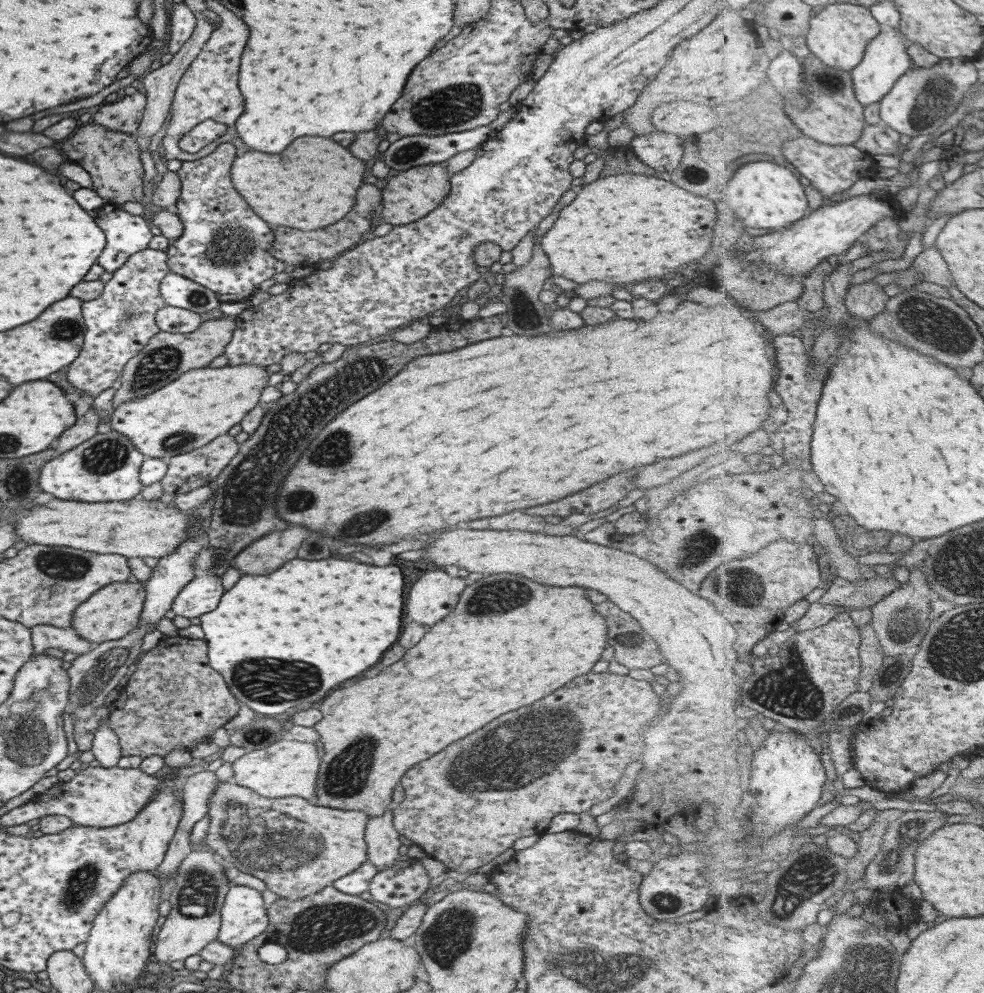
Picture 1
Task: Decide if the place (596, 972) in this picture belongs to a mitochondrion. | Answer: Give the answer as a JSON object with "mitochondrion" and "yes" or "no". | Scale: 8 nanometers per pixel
{"mitochondrion":"yes"}

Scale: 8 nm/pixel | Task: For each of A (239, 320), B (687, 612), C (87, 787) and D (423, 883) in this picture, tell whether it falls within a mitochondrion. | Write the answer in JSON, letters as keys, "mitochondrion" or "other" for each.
{"A":"other","B":"other","C":"other","D":"other"}

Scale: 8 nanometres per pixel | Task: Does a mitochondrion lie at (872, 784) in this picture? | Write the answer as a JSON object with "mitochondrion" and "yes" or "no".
{"mitochondrion":"no"}

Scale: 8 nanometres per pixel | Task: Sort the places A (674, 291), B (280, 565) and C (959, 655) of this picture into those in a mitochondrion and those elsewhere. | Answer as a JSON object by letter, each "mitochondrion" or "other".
{"A":"other","B":"other","C":"mitochondrion"}

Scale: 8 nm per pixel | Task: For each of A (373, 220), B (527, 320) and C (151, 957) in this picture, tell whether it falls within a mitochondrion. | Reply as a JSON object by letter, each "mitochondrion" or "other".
{"A":"other","B":"mitochondrion","C":"other"}

